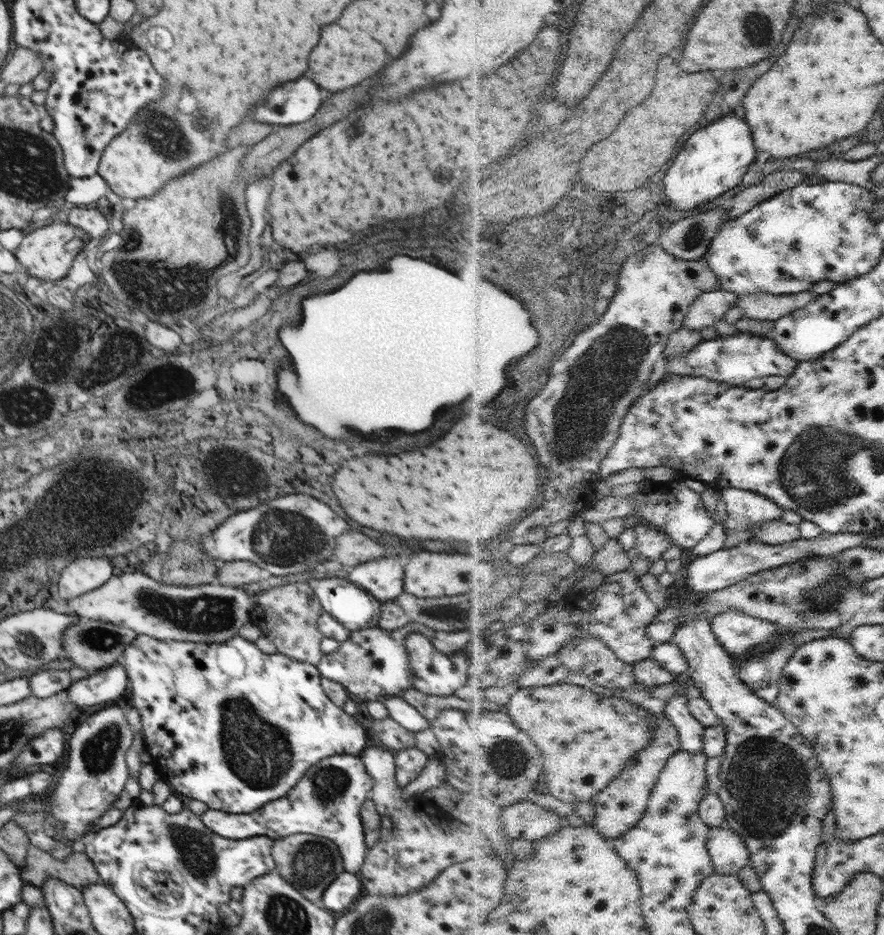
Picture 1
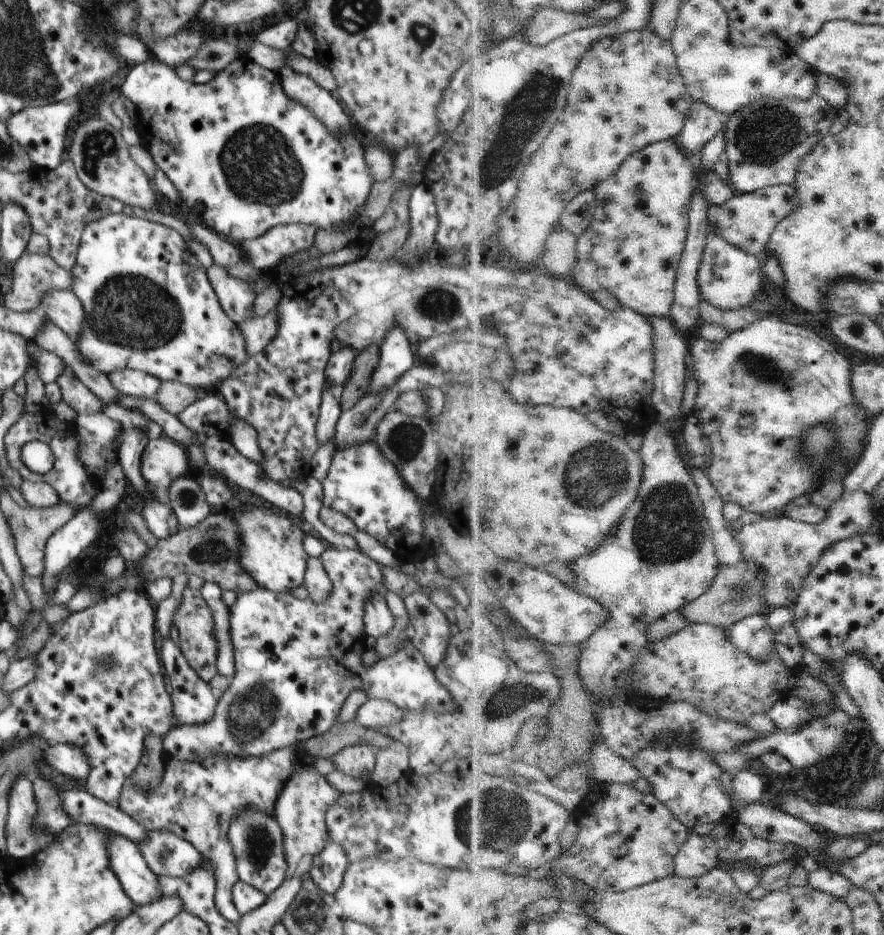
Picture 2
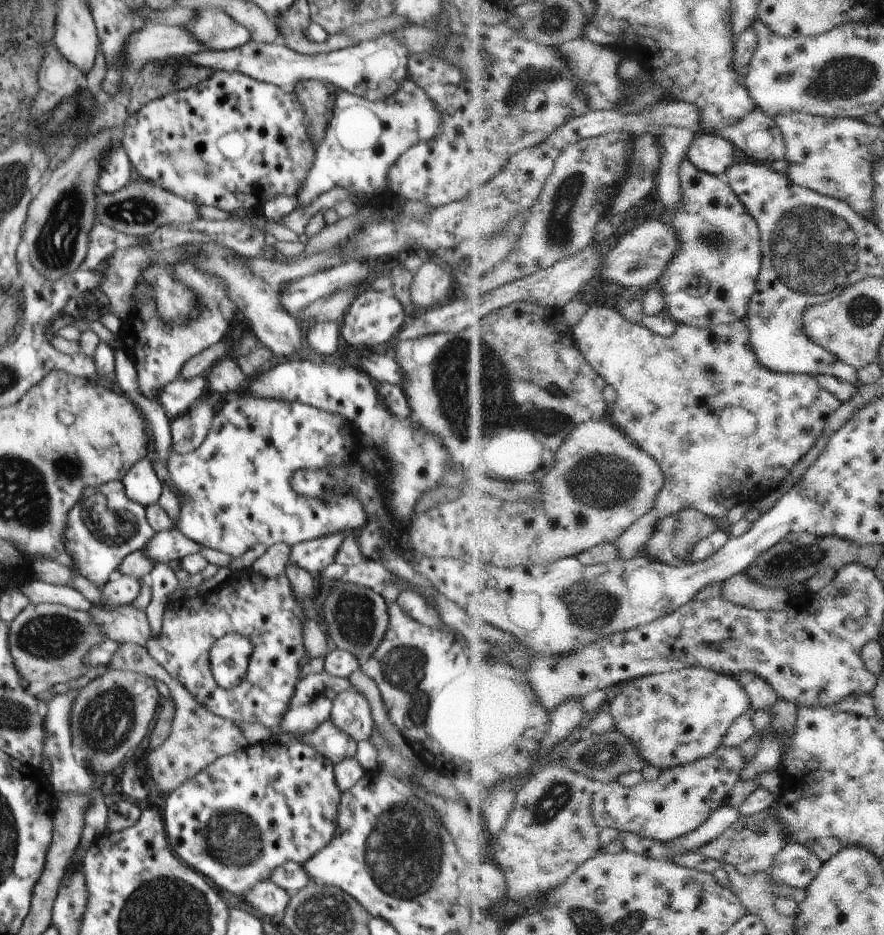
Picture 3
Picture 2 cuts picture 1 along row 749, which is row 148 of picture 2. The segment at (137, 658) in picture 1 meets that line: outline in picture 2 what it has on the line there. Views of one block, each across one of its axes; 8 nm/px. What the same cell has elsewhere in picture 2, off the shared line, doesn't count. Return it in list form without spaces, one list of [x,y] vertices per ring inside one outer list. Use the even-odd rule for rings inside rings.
[[[151,56],[143,63],[133,64],[128,76],[126,76],[126,81],[120,86],[120,91],[137,106],[139,117],[136,128],[139,138],[155,163],[168,176],[168,180],[176,186],[178,202],[191,217],[196,218],[209,229],[235,243],[241,244],[244,240],[258,238],[258,236],[266,234],[270,228],[282,224],[310,224],[316,229],[328,228],[328,226],[336,226],[336,228],[350,226],[352,228],[352,222],[358,214],[358,208],[364,206],[371,193],[374,180],[372,180],[368,166],[366,166],[366,160],[364,160],[364,145],[360,143],[357,135],[348,132],[348,134],[332,136],[328,132],[328,128],[306,106],[302,106],[299,102],[294,102],[292,98],[286,96],[279,79],[279,73],[274,74],[267,68],[258,66],[255,62],[252,62],[250,57],[240,56],[230,62],[224,70],[216,72],[210,82],[195,84],[192,81],[184,82],[173,67]]]

